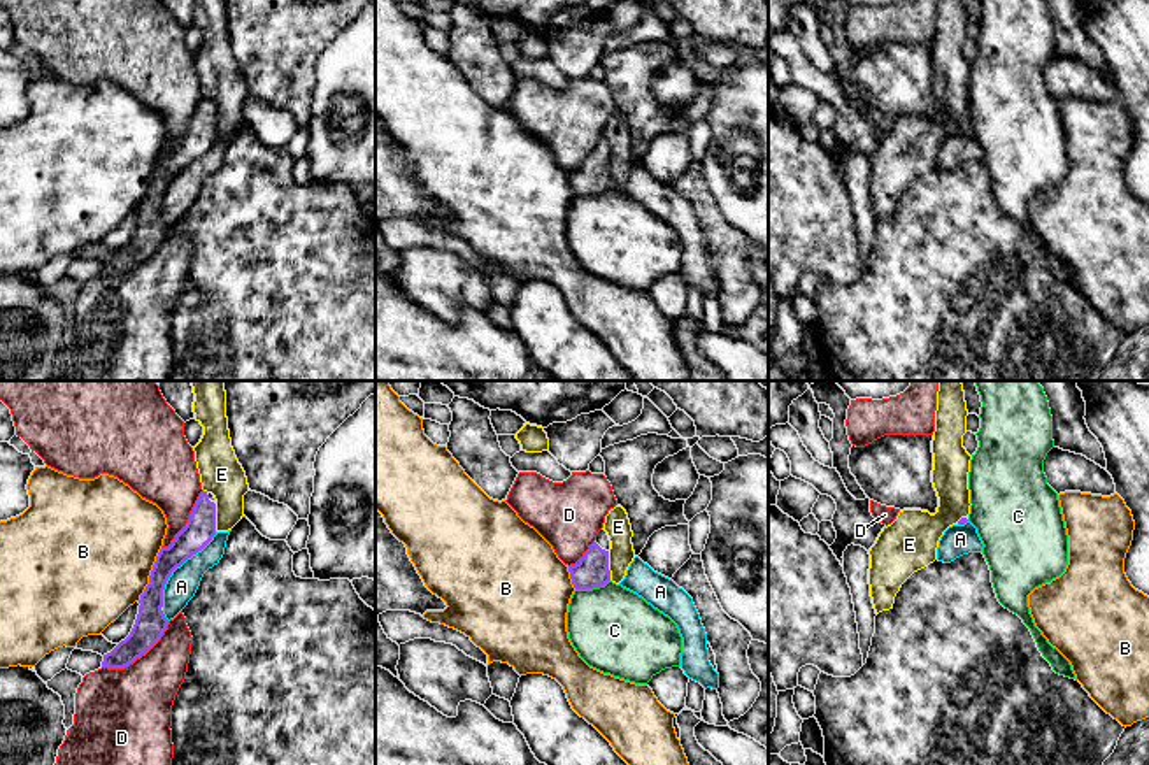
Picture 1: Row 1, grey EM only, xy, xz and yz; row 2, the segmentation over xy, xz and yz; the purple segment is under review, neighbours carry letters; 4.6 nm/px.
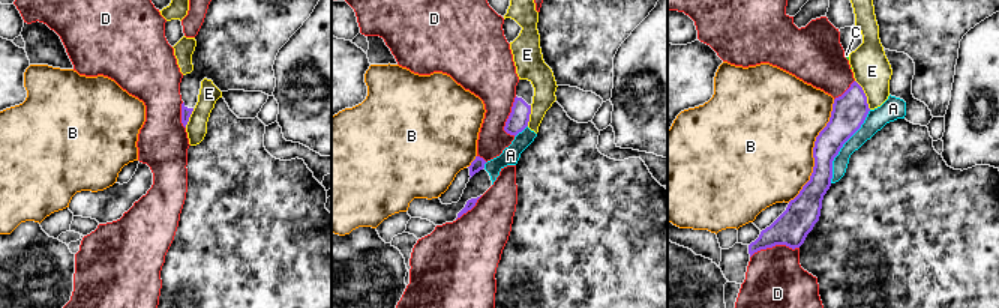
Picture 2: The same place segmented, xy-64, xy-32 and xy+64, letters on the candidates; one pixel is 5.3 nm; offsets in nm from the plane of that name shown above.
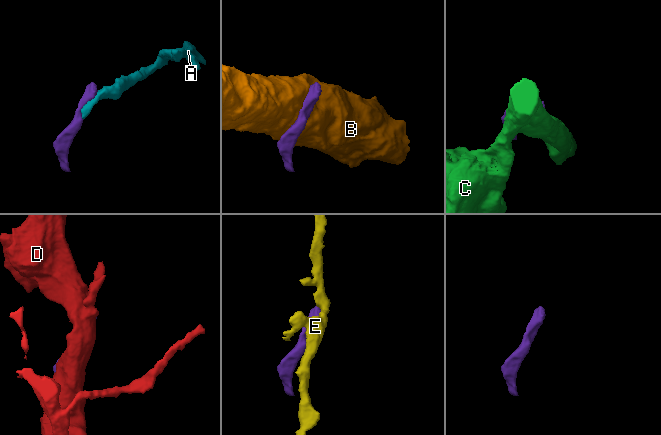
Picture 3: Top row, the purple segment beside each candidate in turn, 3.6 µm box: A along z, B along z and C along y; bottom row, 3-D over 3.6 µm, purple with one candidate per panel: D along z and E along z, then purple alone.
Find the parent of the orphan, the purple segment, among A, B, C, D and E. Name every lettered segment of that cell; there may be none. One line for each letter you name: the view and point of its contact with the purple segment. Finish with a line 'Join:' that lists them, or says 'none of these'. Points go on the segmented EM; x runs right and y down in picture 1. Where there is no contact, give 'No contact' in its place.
Join: none of these

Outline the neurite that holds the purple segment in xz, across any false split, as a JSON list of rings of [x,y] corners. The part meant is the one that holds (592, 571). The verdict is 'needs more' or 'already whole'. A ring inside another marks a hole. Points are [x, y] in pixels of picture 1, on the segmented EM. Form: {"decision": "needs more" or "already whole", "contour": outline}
{"decision": "needs more", "contour": [[[602,528],[584,556],[575,565],[568,567],[575,590],[600,588],[610,581],[609,549],[610,540],[607,532]]]}

